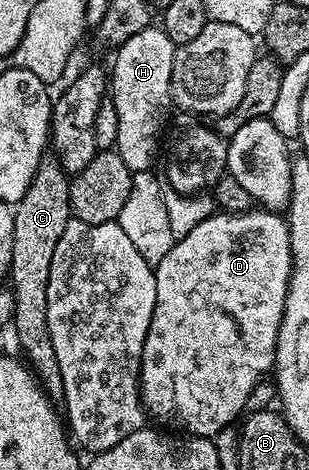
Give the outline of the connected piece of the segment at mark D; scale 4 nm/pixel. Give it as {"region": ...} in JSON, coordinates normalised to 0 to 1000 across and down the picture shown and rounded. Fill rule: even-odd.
{"region":[[[858,445],[689,453],[625,477],[498,568],[505,638],[472,734],[460,734],[453,849],[489,889],[586,909],[621,930],[696,930],[793,881],[812,832],[893,770],[903,687],[942,589],[939,496],[916,455]]]}

